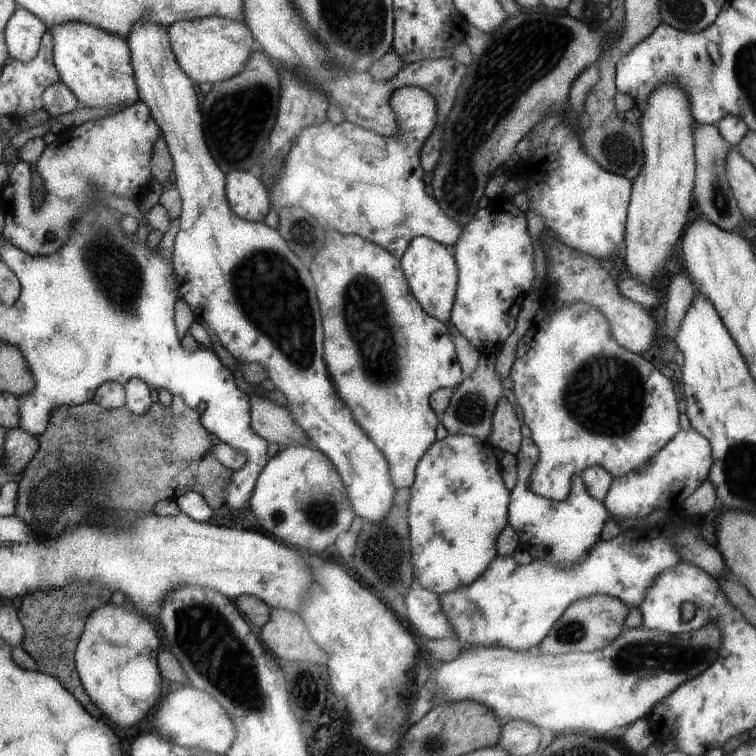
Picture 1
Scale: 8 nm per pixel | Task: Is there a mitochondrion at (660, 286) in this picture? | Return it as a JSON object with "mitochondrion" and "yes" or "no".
{"mitochondrion":"no"}

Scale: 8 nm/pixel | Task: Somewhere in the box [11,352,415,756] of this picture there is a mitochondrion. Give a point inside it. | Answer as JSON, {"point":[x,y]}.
{"point":[207,638]}

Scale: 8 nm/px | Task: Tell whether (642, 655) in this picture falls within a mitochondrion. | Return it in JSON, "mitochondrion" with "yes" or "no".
{"mitochondrion":"yes"}

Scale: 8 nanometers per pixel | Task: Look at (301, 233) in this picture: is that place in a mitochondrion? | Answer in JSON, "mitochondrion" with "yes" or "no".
{"mitochondrion":"yes"}

